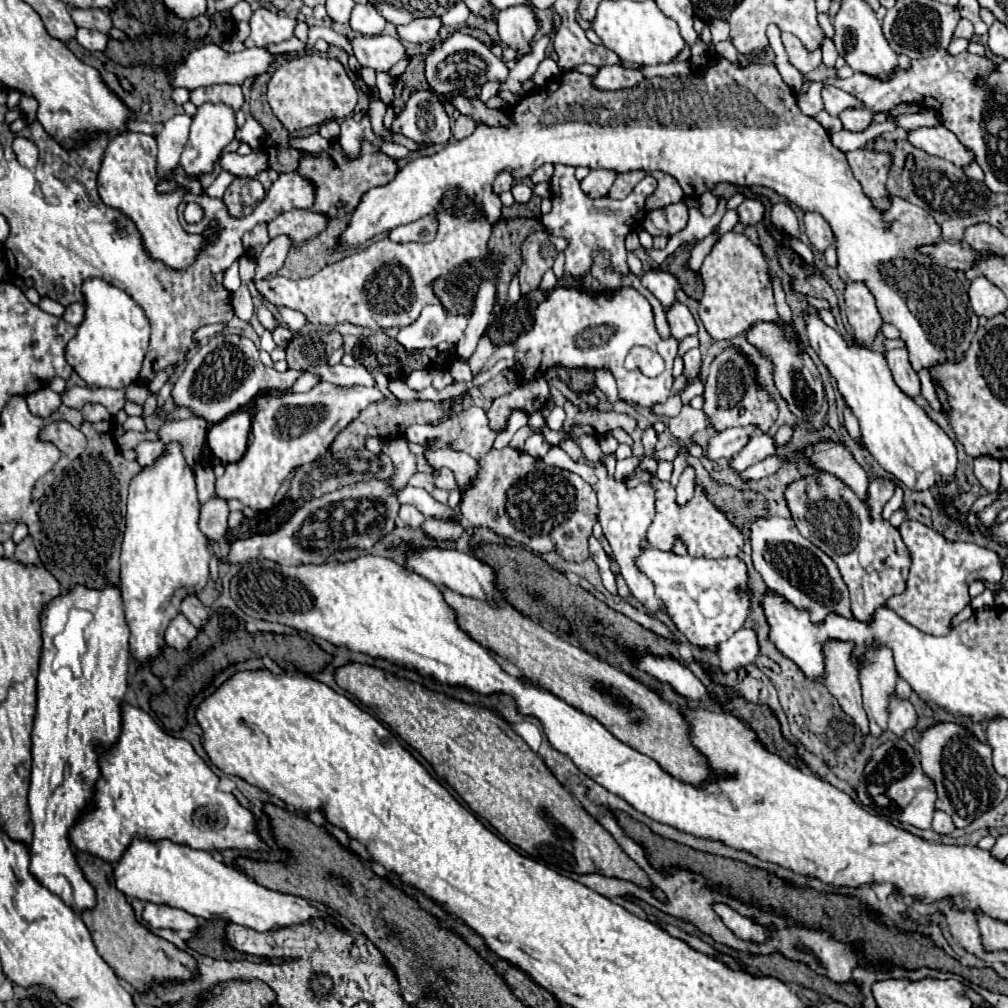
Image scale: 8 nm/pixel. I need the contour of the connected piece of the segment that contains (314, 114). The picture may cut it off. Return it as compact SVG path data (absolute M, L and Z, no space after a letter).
M303 54L287 60L275 70L267 86L267 102L275 116L279 116L279 122L289 132L295 132L299 128L333 120L333 116L349 116L357 104L357 90L339 60Z

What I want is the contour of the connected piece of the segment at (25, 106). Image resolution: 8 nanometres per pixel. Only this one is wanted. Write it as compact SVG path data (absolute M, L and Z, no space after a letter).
M23 94L23 96L21 96L21 102L19 102L19 106L21 106L23 114L27 114L27 122L33 122L39 102L37 102L33 96L27 96L27 94Z

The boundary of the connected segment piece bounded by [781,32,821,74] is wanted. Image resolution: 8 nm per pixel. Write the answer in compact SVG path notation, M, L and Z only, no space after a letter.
M783 32L781 34L781 40L785 44L785 50L789 54L789 62L801 72L801 74L807 74L811 70L815 70L817 66L821 66L821 48L817 50L807 50L801 40L797 40L797 36L789 34L789 32Z

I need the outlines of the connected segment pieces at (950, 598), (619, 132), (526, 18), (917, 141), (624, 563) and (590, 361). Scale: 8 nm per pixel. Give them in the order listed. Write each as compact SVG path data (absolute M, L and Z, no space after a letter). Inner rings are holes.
M905 520L901 526L901 536L911 550L911 572L907 590L899 596L891 596L887 606L893 608L901 618L905 618L911 626L921 632L933 636L945 636L951 632L951 620L969 606L969 586L975 580L985 584L1001 584L1003 582L1003 560L997 552L977 546L973 542L951 542L945 540L933 528L917 522Z
M709 54L707 64L699 66L693 74L653 80L645 78L633 88L613 92L599 90L591 76L569 70L559 74L549 84L521 96L511 112L507 112L507 118L513 122L513 126L477 124L471 136L455 140L431 156L419 156L407 162L389 184L367 190L353 210L345 230L341 230L339 242L333 250L341 252L361 246L377 234L387 234L401 224L433 214L441 196L455 186L461 188L461 202L467 202L469 198L481 202L485 206L487 220L495 224L501 216L501 200L493 192L493 180L503 170L511 172L517 180L527 178L537 166L547 162L607 168L619 174L633 170L663 170L679 180L685 198L699 198L705 190L711 190L719 182L731 182L735 186L761 184L797 204L801 210L819 212L833 228L837 240L839 276L845 282L867 284L877 300L883 322L899 328L915 372L921 372L923 368L931 370L945 362L961 362L977 332L977 314L969 304L967 290L963 288L957 272L937 266L931 256L919 252L919 246L937 244L941 240L941 226L933 220L933 216L929 216L929 212L899 196L891 198L887 210L879 210L853 176L847 156L831 144L827 130L815 118L801 112L795 92L783 82L773 64L743 62L743 58L739 58L739 64L733 64L727 58Z
M529 4L511 6L497 12L497 26L501 40L517 50L517 58L531 52L531 38L537 32L533 8Z
M941 124L933 126L933 128L911 130L907 140L913 146L925 150L927 154L941 156L941 158L945 158L957 166L965 166L973 160L973 154L957 140L957 136Z
M553 446L547 456L543 458L545 464L549 466L557 466L557 468L565 468L569 472L579 474L585 482L591 484L591 488L597 494L599 500L599 522L603 526L603 534L609 540L613 552L615 552L615 560L621 568L621 574L629 586L629 590L633 592L633 596L649 610L649 612L657 612L659 604L655 598L655 588L653 582L637 568L637 558L643 552L643 542L647 536L647 528L651 526L653 518L655 518L655 488L651 482L643 482L635 488L629 488L625 482L617 482L615 476L611 476L605 468L603 462L597 462L593 466L589 466L587 462L581 460L573 460L565 450L561 450L559 446Z
M633 286L617 290L603 290L597 294L581 288L553 288L535 310L531 330L521 334L515 342L515 358L523 364L515 372L523 380L539 378L549 366L559 364L567 368L607 368L617 380L621 400L651 408L667 402L673 388L673 358L677 356L677 340L671 336L663 340L655 330L651 306ZM633 346L655 350L665 360L665 370L657 378L629 378L625 376L623 360Z

